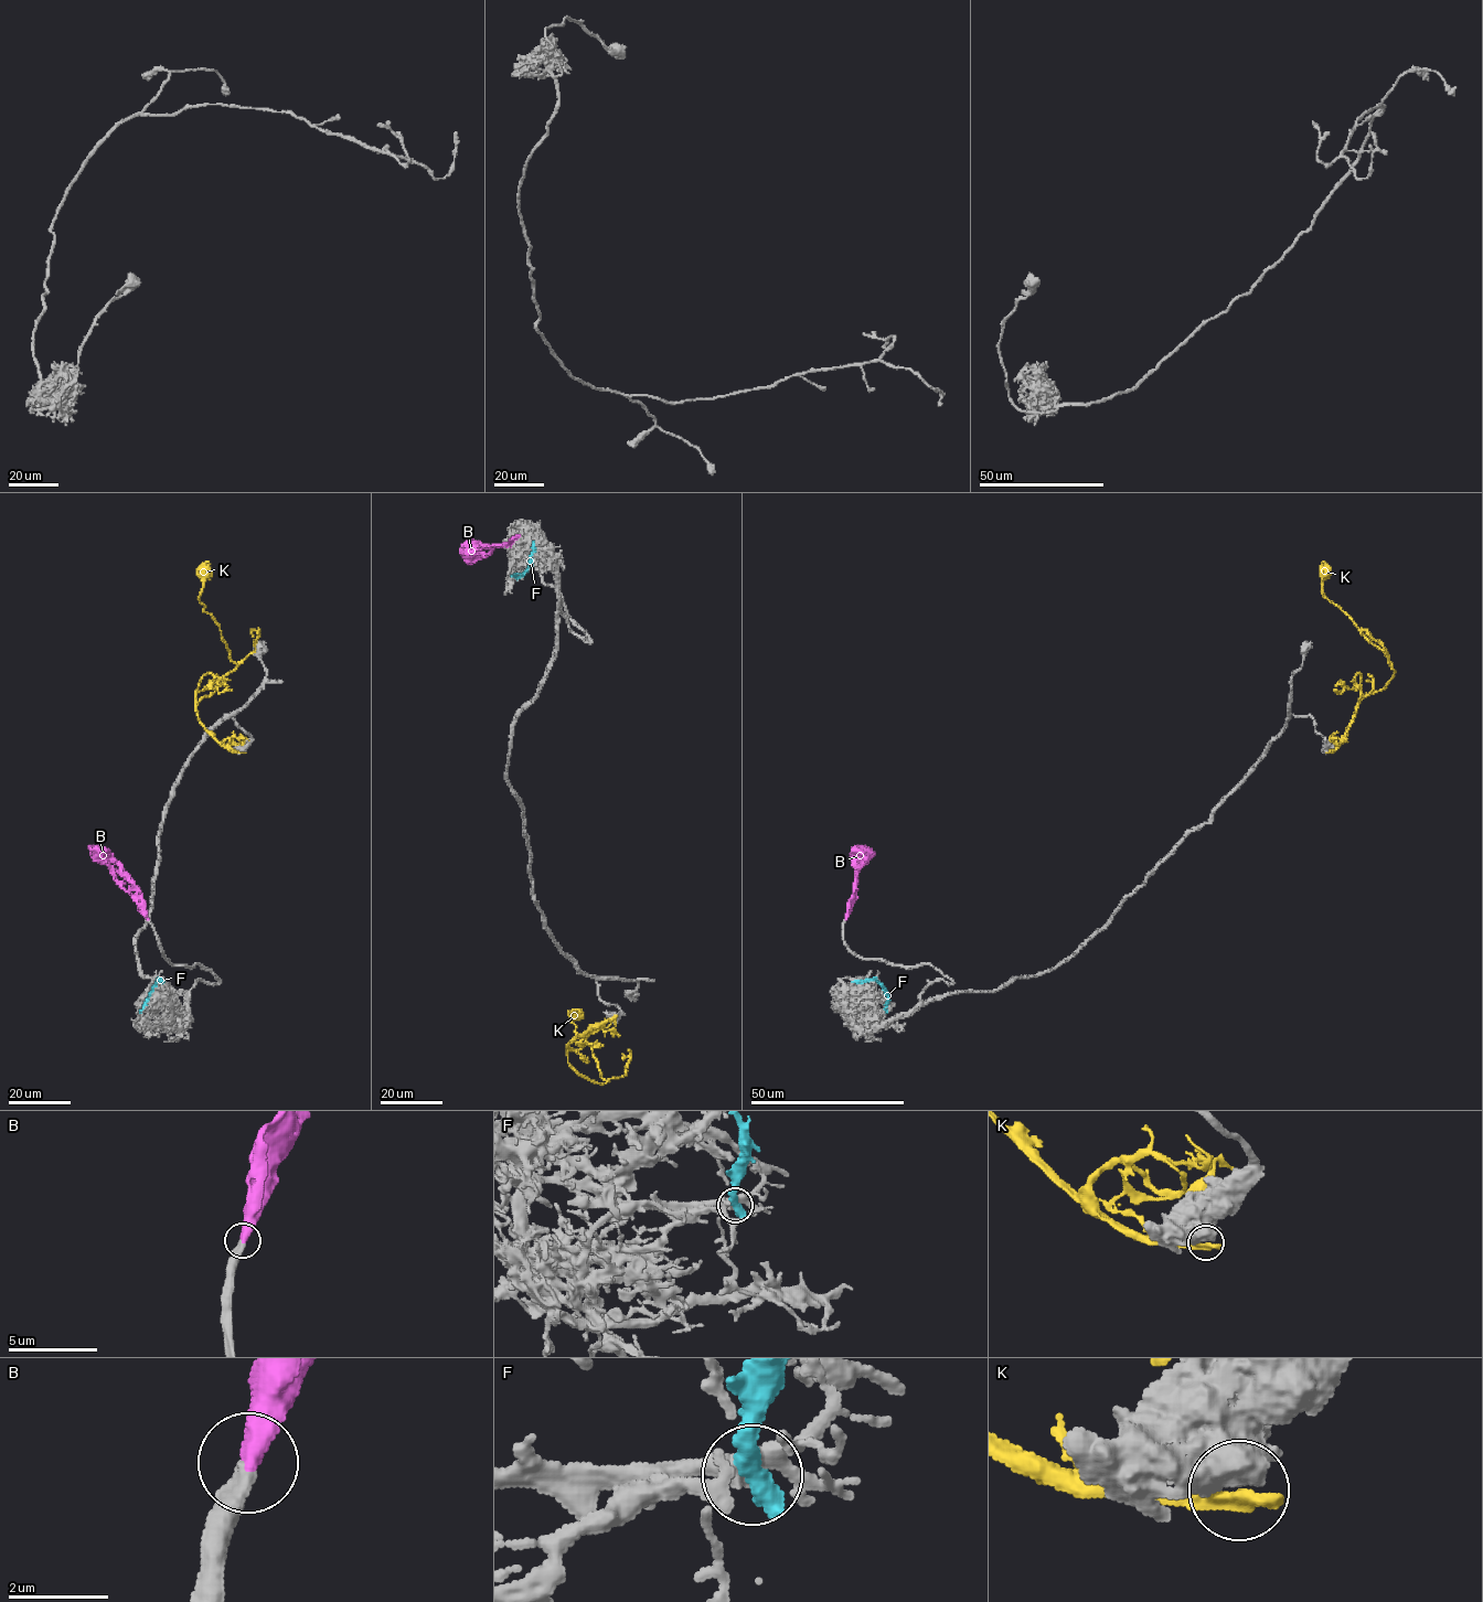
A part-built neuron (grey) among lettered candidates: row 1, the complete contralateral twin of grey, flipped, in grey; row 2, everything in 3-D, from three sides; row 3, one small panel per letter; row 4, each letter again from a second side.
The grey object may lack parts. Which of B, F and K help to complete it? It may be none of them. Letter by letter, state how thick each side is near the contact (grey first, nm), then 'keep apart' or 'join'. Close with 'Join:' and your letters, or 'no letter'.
B: 460/550 nm | join
F: 340/500 nm | keep apart
K: 950/480 nm | keep apart
Join: B

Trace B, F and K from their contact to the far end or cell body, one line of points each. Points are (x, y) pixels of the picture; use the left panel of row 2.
B: (147, 919), (145, 901), (132, 879), (99, 848), (92, 848)
F: (141, 1010), (151, 988), (158, 980), (162, 981)
K: (243, 753), (225, 748), (205, 728), (195, 702), (196, 693), (236, 668), (219, 626), (200, 601), (206, 562)

